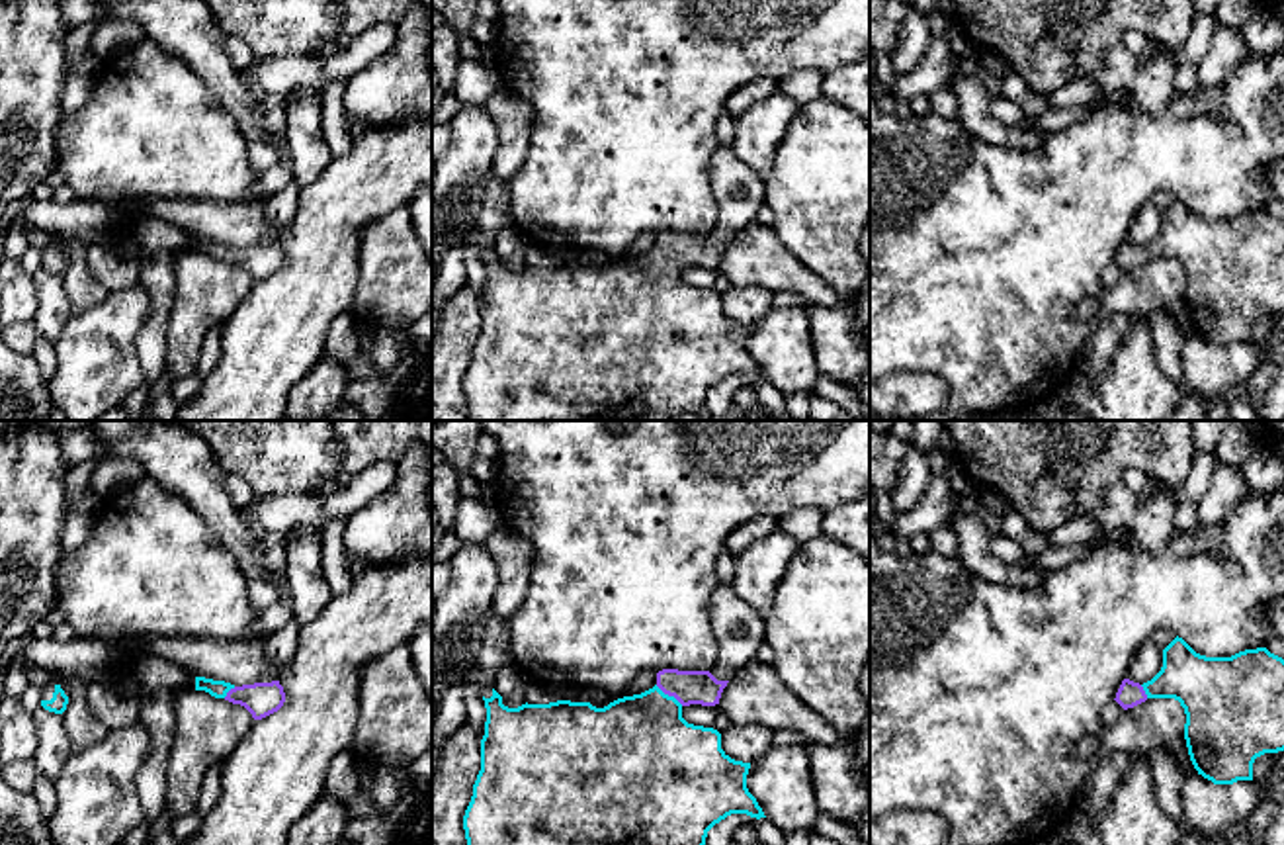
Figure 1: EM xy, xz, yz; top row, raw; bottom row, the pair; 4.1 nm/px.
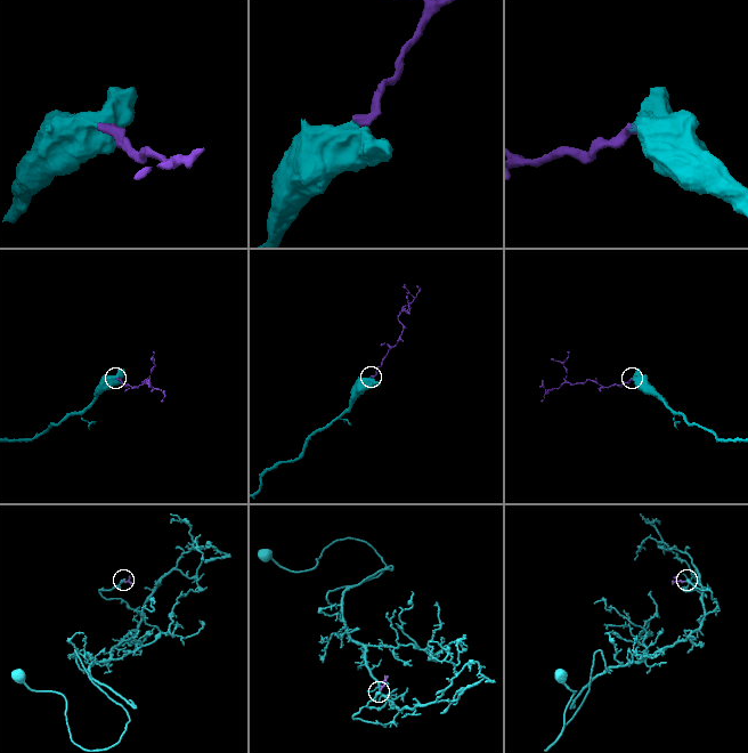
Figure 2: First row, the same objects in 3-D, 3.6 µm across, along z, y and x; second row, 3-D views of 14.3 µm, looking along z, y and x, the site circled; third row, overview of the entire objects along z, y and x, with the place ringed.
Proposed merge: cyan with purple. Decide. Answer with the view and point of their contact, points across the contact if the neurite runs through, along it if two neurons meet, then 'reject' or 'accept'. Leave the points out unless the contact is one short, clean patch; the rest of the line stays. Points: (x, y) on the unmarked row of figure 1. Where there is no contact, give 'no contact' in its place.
contact xz (667, 257); way xz (640, 310), (667, 257), (688, 249); accept

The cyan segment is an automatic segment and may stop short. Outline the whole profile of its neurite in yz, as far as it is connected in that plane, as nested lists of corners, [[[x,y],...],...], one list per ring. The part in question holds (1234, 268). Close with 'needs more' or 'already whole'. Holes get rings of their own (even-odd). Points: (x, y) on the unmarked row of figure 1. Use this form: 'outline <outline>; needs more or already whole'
outline [[[1182,200],[1163,211],[1163,229],[1147,245],[1124,241],[1116,264],[1128,272],[1147,260],[1175,260],[1186,276],[1184,301],[1198,336],[1214,346],[1253,342],[1253,325],[1264,315],[1284,313],[1284,221],[1266,209],[1231,219],[1196,215]]]; needs more

